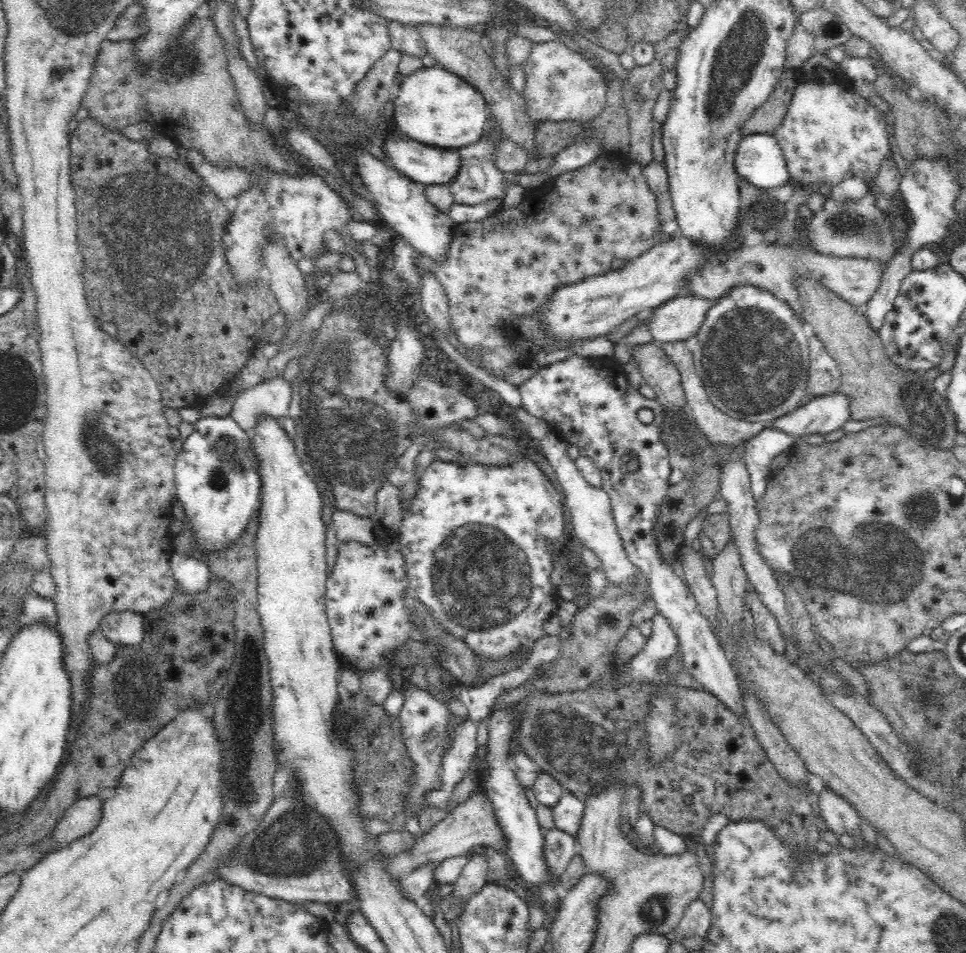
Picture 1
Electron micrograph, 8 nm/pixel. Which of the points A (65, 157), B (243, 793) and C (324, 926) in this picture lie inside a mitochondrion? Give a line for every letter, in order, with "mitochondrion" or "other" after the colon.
A: other
B: mitochondrion
C: other

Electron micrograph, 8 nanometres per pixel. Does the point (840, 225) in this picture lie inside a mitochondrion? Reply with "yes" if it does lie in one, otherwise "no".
yes

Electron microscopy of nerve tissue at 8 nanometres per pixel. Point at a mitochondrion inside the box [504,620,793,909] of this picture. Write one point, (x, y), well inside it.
(584, 752)

